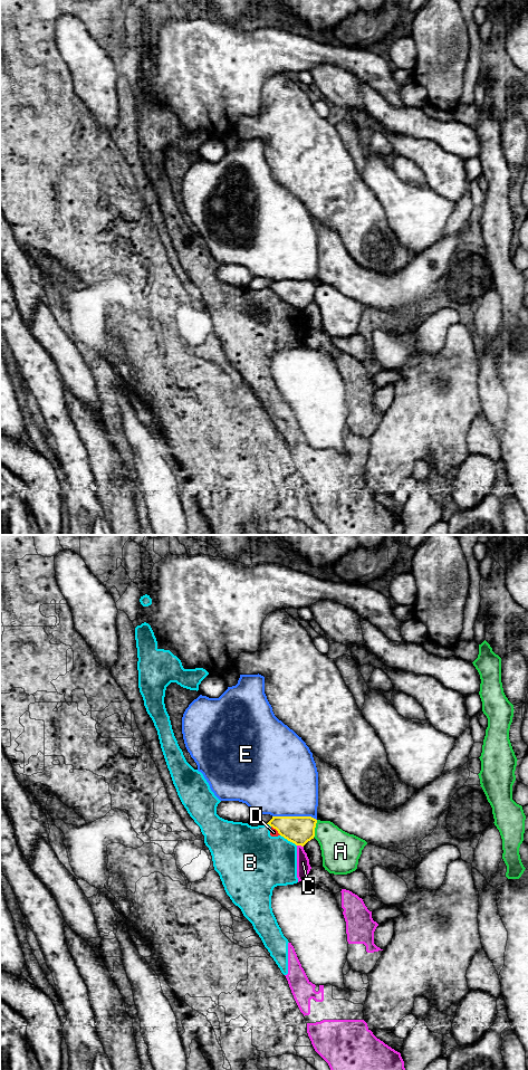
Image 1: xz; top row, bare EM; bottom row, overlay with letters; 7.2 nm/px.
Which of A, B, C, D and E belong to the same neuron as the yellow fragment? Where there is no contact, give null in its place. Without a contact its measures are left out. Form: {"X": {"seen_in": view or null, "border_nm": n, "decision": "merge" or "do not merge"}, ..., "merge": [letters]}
{"A": {"seen_in": "xz", "border_nm": 130, "decision": "do not merge"}, "B": {"seen_in": "xz", "border_nm": 150, "decision": "do not merge"}, "C": {"seen_in": "xz", "border_nm": 50, "decision": "do not merge"}, "D": {"seen_in": "xz", "border_nm": 100, "decision": "do not merge"}, "E": {"seen_in": "xz", "border_nm": 320, "decision": "do not merge"}, "merge": []}

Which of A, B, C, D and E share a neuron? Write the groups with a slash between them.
A / B C D / E

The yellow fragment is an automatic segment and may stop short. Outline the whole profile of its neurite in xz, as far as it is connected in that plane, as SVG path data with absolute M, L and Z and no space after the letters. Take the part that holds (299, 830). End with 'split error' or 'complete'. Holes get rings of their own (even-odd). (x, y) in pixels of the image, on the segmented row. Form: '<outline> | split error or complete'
M272 816L267 824L288 841L304 847L314 839L316 823L317 820L311 816Z | complete

